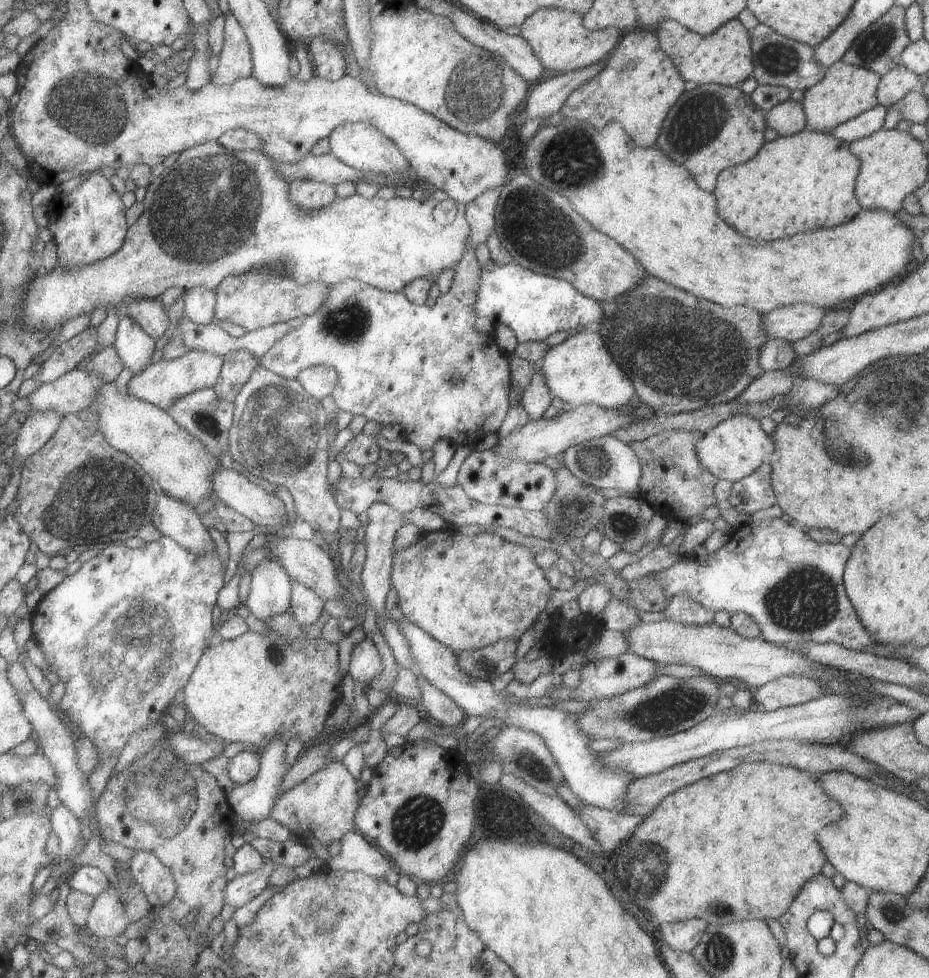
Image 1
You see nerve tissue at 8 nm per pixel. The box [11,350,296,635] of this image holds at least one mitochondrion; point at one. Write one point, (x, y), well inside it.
(98, 500)

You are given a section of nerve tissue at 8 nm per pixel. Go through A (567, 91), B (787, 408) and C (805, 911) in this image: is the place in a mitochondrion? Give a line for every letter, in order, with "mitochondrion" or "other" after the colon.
A: other
B: other
C: other

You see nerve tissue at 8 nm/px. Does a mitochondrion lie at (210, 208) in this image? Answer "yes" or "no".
yes

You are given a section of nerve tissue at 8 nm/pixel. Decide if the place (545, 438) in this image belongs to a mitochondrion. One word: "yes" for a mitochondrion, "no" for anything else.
no

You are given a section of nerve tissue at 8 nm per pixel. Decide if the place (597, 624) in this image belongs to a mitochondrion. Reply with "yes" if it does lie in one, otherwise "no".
no

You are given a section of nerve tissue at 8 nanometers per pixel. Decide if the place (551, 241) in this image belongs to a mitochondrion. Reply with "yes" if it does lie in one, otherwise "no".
yes

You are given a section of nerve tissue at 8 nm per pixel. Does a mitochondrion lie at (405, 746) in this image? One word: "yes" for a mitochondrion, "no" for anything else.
no

